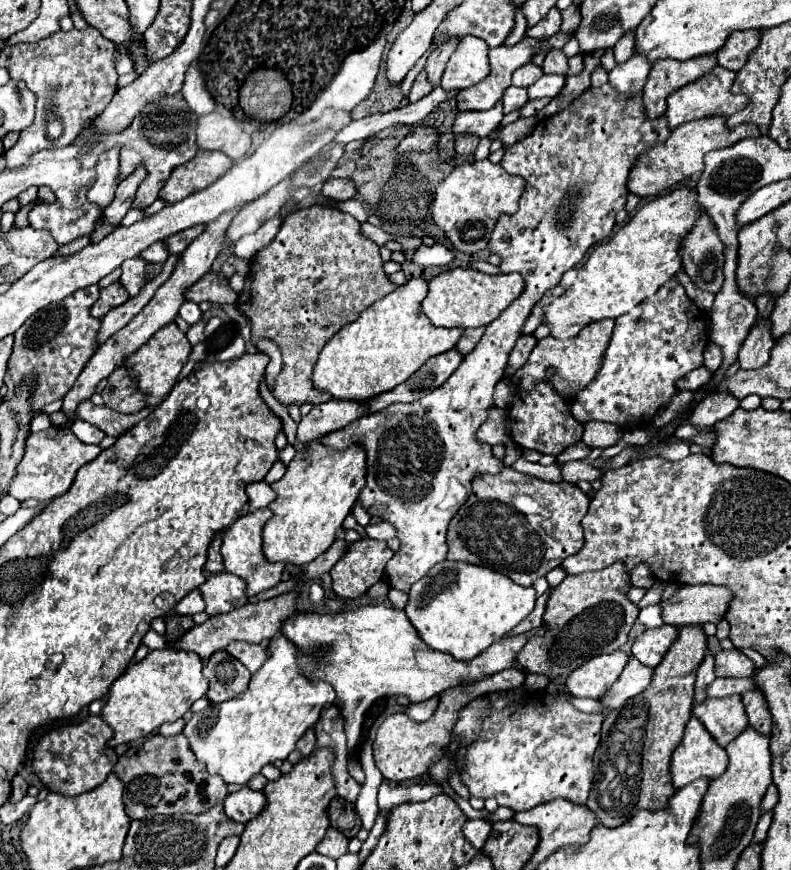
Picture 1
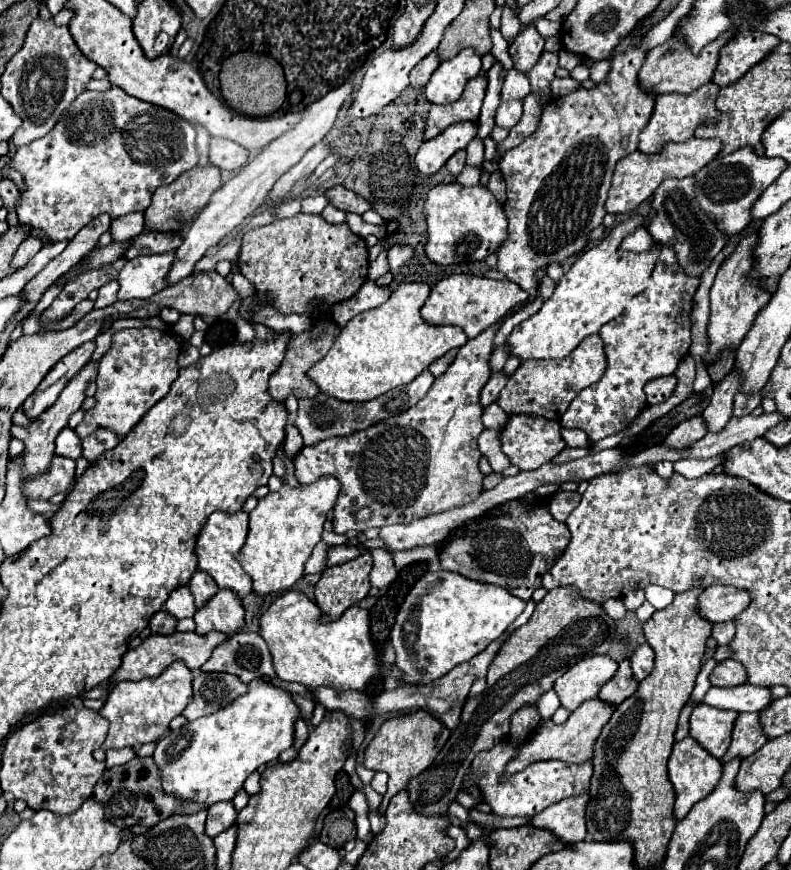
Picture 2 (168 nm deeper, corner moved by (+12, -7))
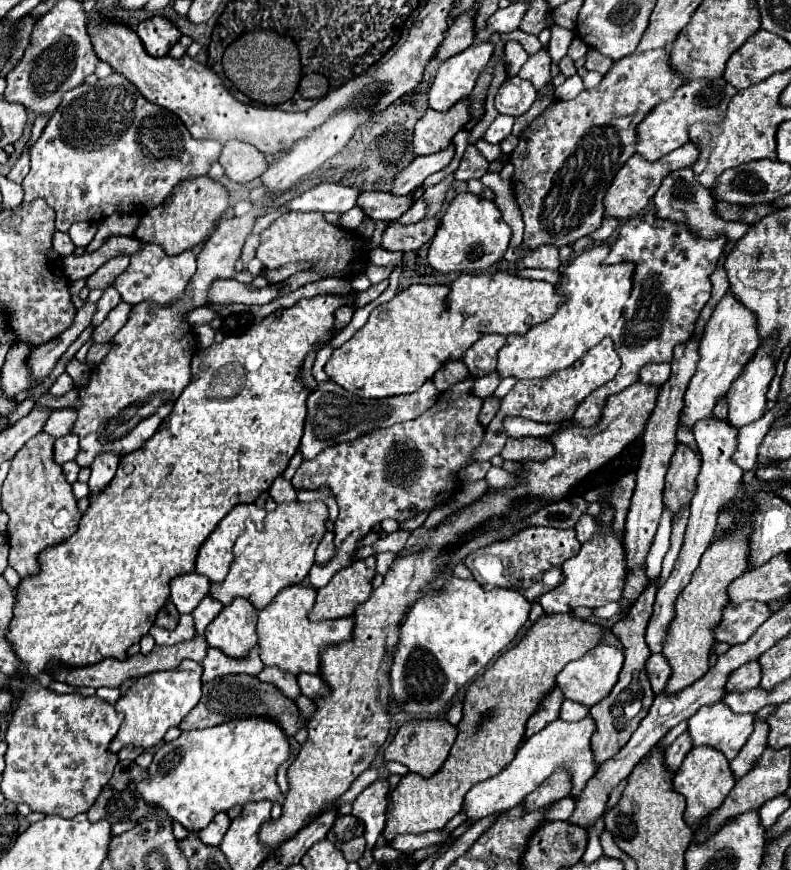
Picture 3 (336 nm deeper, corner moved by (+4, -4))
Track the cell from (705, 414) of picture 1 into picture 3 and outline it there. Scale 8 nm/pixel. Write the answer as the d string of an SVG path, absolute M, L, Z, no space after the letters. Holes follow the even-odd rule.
M679 442L665 476L665 504L675 514L695 494L695 478L699 474L699 452Z

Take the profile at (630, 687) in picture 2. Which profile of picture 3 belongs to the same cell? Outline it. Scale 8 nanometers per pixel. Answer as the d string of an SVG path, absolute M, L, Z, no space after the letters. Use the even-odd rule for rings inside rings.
M649 582L649 586L645 588L645 592L633 602L631 610L613 626L613 634L619 638L619 642L625 648L625 664L623 664L623 670L619 674L619 680L613 686L613 690L609 692L609 696L605 696L599 704L595 704L591 708L591 716L595 718L595 724L597 724L597 730L595 730L593 738L591 738L591 746L593 746L593 752L595 752L597 766L603 760L615 756L615 752L619 752L619 748L623 748L623 744L627 744L627 740L637 730L637 726L647 716L647 712L649 712L649 708L653 704L655 694L653 694L651 686L649 686L649 680L647 680L647 674L645 674L645 660L651 654L649 648L647 648L647 642L645 642L645 628L647 628L649 618L651 618L651 612L653 612L655 592L657 592L657 584L655 582ZM635 702L639 706L635 708L635 714L631 718L627 718L629 716L627 714L627 708L633 706Z

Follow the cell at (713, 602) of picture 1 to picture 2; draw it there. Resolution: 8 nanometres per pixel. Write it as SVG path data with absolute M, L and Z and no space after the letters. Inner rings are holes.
M711 585L699 597L699 611L711 623L733 621L749 603L749 591L729 587L729 585Z

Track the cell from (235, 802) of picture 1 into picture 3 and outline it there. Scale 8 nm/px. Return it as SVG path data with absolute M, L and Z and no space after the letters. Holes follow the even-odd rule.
M219 812L219 816L215 816L215 820L211 820L211 824L201 830L201 840L209 846L219 846L229 824L231 824L231 820L229 820L227 812Z

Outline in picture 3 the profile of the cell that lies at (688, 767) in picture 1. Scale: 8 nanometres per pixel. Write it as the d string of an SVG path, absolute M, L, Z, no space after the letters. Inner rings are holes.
M695 746L695 748L691 748L691 752L685 756L683 764L675 772L673 786L677 792L681 792L685 796L685 800L687 800L685 822L689 826L693 826L693 824L697 824L697 820L701 820L703 816L707 816L709 812L713 812L715 808L721 806L721 802L725 800L729 790L735 786L735 776L729 768L729 760L719 750L715 750L711 746Z

